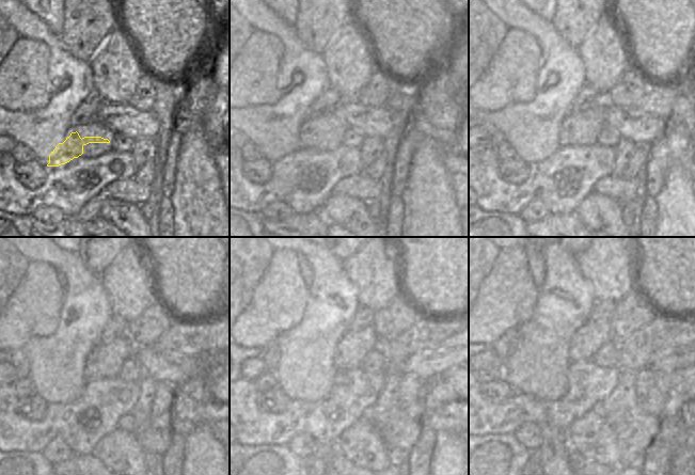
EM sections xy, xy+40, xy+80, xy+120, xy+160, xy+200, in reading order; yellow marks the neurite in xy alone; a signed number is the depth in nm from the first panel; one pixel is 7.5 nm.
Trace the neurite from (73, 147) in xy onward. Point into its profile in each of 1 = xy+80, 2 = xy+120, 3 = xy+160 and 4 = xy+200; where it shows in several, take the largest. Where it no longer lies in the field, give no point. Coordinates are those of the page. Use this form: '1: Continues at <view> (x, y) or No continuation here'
1: Continues at xy+80 (583, 126)
2: Continues at xy+120 (106, 360)
3: Continues at xy+160 (352, 347)
4: Continues at xy+200 (594, 334)

